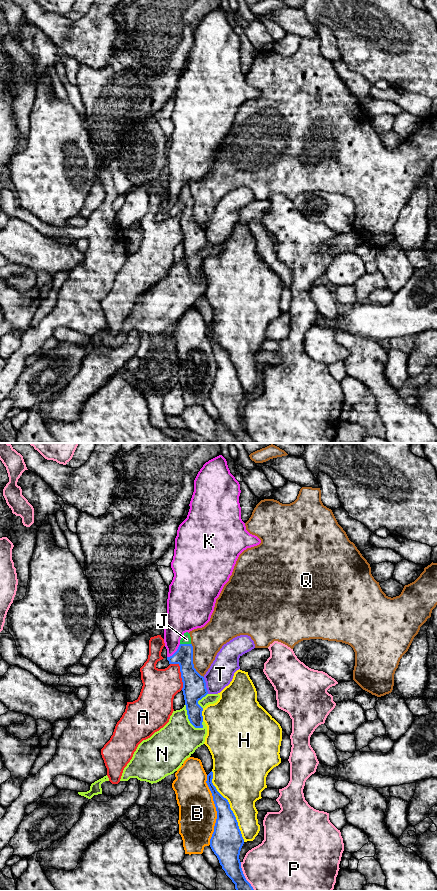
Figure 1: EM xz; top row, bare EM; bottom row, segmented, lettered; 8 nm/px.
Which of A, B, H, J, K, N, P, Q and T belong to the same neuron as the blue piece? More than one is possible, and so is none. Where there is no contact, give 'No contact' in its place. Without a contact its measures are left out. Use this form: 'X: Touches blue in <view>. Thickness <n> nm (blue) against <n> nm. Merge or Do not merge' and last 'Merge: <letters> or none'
A: Touches blue in xz. Thickness 190 nm (blue) against 280 nm. Do not merge
B: Touches blue in xz. Thickness 240 nm (blue) against 300 nm. Do not merge
H: Touches blue in xz. Thickness 240 nm (blue) against 420 nm. Do not merge
J: Touches blue in xz. Thickness 150 nm (blue) against 80 nm. Merge
K: Touches blue in xz. Thickness 150 nm (blue) against 220 nm. Do not merge
N: Touches blue in xz. Thickness 190 nm (blue) against 320 nm. Do not merge
P: Touches blue in xz. Thickness 200 nm (blue) against 460 nm. Do not merge
Q: Touches blue in xz. Thickness 190 nm (blue) against 240 nm. Do not merge
T: Touches blue in xz. Thickness 190 nm (blue) against 200 nm. Do not merge
Merge: J

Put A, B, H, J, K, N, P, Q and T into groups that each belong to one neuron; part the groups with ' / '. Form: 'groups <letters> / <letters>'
groups A / B / H / J / K / N / P / Q / T

